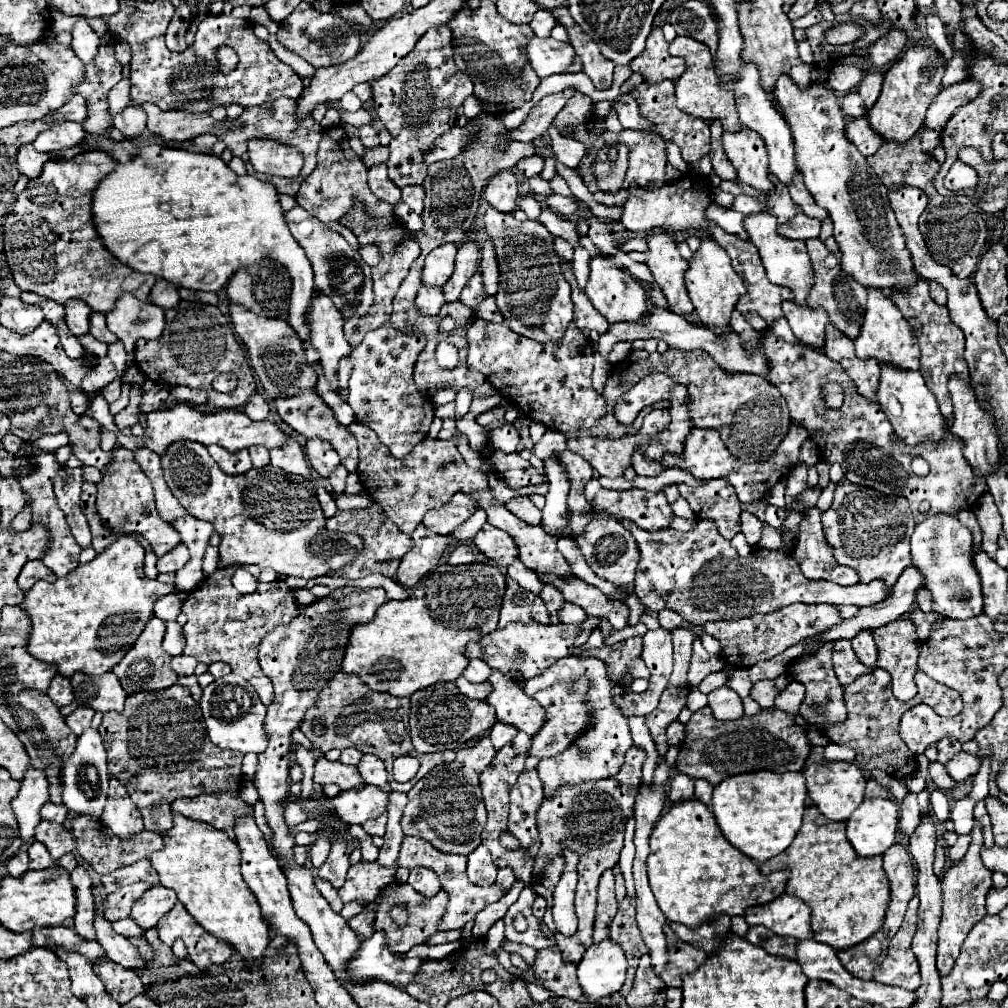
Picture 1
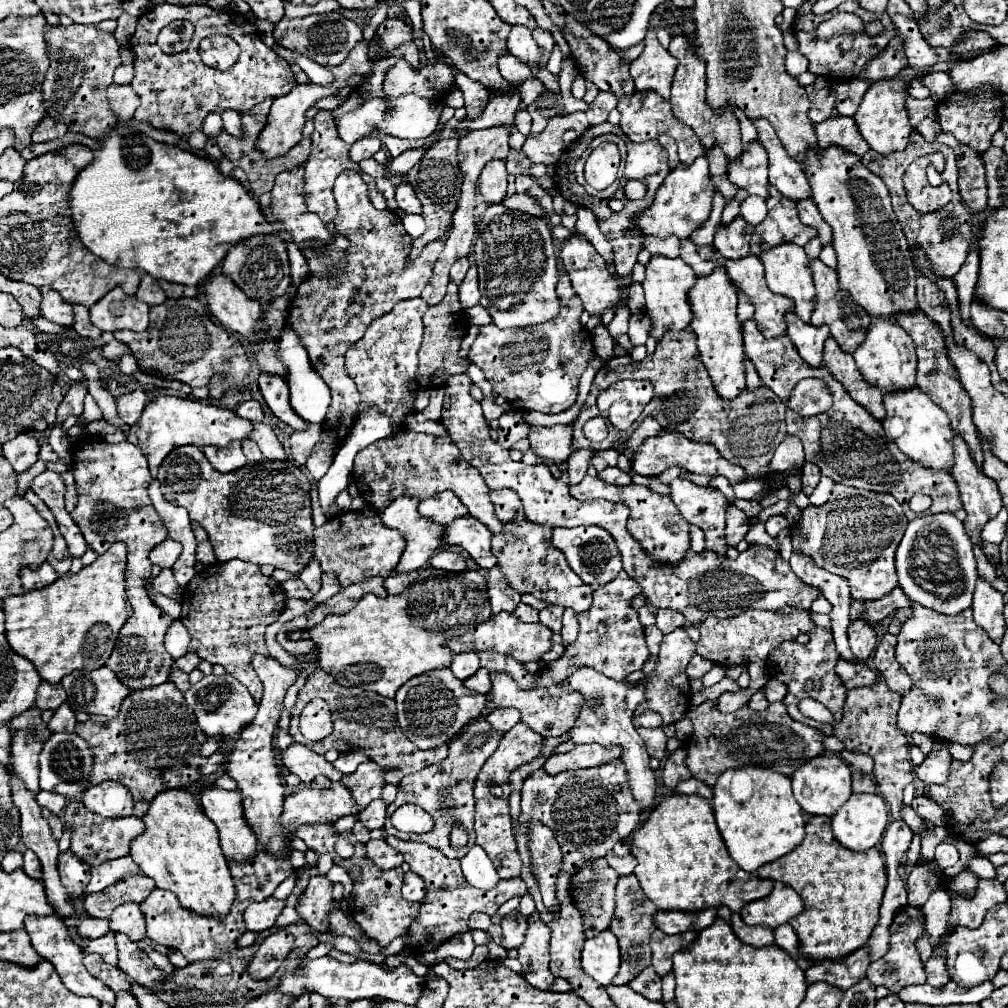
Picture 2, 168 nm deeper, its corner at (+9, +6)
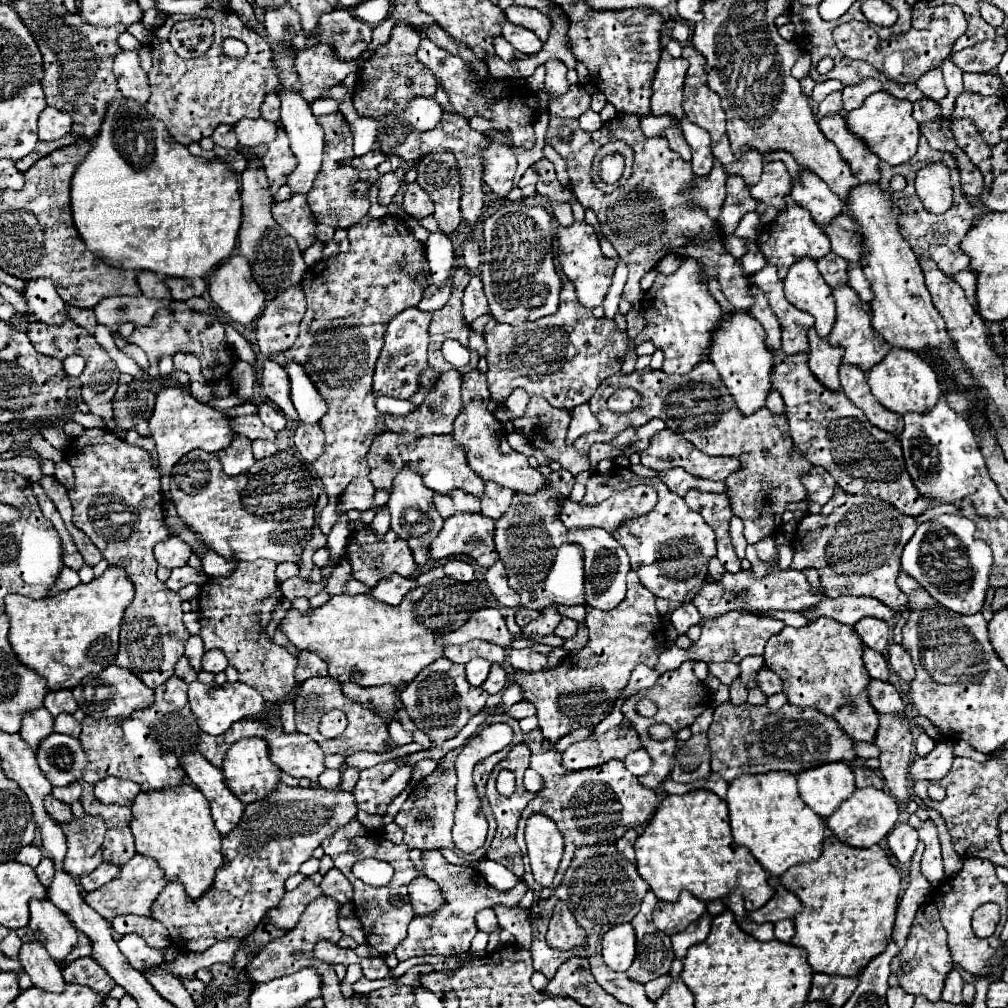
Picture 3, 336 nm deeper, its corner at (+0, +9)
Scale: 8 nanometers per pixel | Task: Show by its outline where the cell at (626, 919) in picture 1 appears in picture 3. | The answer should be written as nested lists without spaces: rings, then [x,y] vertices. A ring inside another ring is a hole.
[[[647,890],[641,902],[641,910],[631,920],[631,926],[637,938],[637,954],[635,954],[633,966],[627,970],[627,976],[641,984],[659,978],[661,974],[667,974],[675,960],[669,936],[657,930],[651,920],[651,914],[657,902],[659,898],[651,890]]]

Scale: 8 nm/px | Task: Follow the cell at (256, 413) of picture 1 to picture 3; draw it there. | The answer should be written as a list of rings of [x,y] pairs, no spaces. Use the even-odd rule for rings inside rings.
[[[259,404],[259,416],[261,416],[261,420],[263,420],[267,426],[271,426],[273,430],[283,430],[285,424],[287,424],[285,414],[279,412],[279,410],[275,410],[275,408],[271,408],[269,404]]]

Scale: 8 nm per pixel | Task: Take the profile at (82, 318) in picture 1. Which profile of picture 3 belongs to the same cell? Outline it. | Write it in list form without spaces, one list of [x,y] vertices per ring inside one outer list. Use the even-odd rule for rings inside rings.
[[[33,280],[23,290],[29,304],[29,322],[41,320],[47,324],[63,324],[67,320],[67,304],[57,294],[51,280]]]

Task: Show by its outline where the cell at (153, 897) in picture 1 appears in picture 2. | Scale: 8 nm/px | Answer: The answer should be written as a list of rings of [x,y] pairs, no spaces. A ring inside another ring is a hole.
[[[126,903],[114,909],[110,921],[110,929],[116,933],[124,933],[130,937],[130,941],[138,943],[146,937],[146,925],[138,903]]]

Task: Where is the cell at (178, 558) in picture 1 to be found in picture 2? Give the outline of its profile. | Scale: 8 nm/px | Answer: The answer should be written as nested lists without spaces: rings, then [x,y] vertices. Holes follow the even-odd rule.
[[[170,537],[164,539],[160,545],[156,545],[150,551],[150,561],[152,565],[160,565],[160,567],[172,567],[178,559],[178,555],[182,553],[182,545],[178,545],[178,541],[172,541]]]

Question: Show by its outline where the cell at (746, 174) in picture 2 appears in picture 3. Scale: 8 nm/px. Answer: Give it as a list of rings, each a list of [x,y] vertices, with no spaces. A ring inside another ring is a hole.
[[[781,160],[765,162],[761,180],[753,186],[749,186],[749,192],[755,200],[761,200],[769,206],[775,206],[779,210],[785,210],[785,196],[791,192],[791,176]]]

